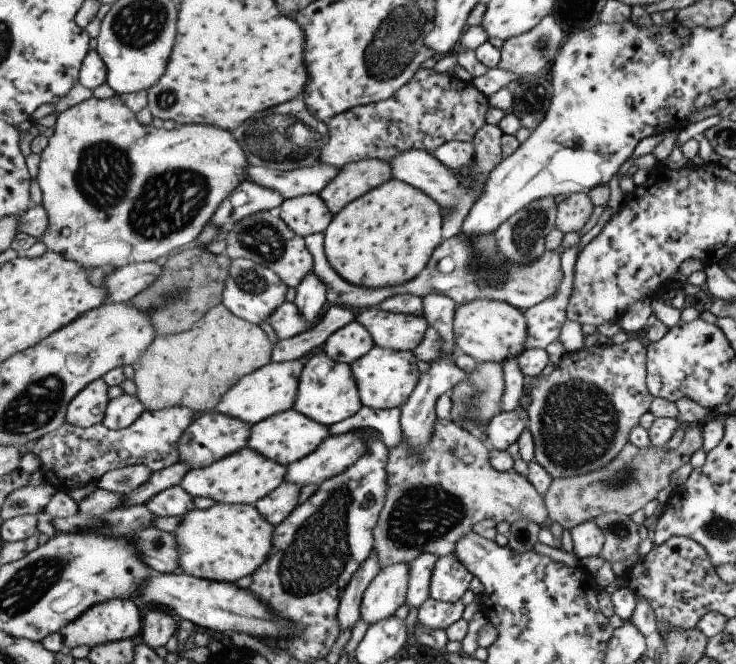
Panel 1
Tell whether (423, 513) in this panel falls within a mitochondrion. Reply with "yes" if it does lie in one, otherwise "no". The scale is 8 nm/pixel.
yes

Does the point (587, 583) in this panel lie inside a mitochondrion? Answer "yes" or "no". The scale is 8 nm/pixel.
no

